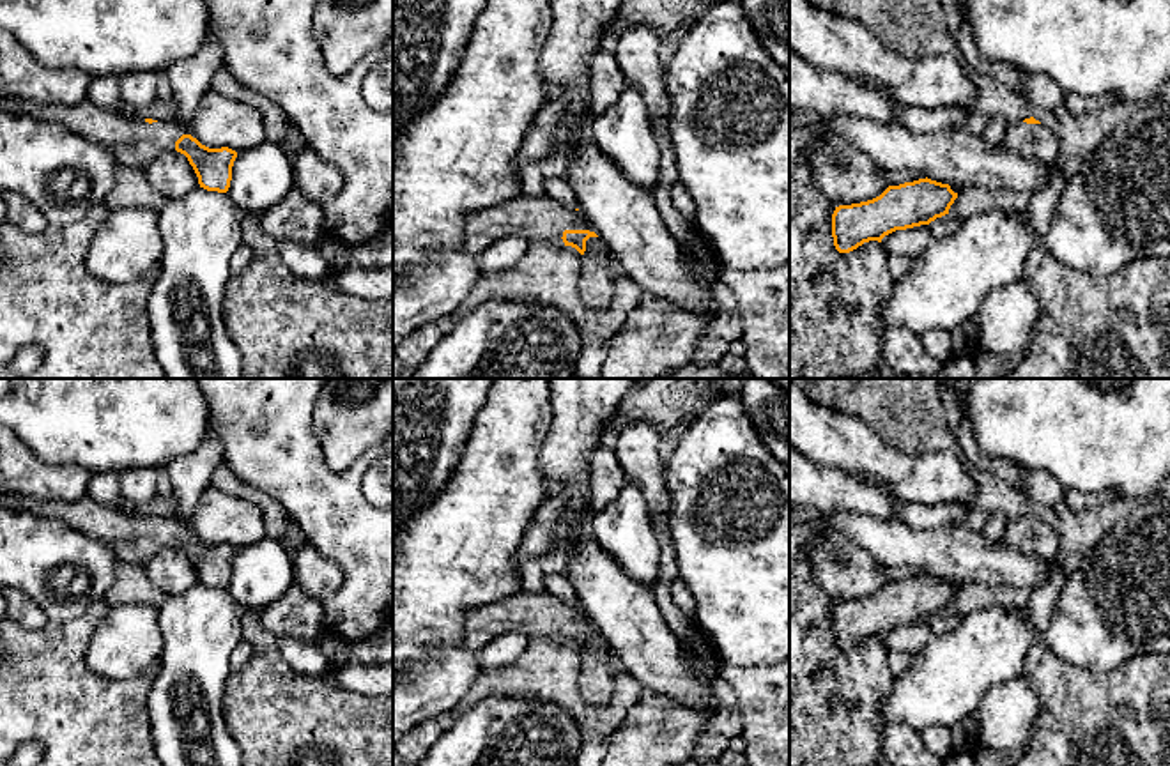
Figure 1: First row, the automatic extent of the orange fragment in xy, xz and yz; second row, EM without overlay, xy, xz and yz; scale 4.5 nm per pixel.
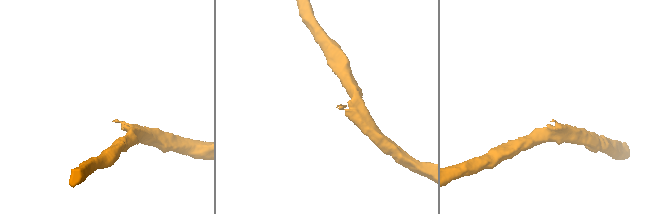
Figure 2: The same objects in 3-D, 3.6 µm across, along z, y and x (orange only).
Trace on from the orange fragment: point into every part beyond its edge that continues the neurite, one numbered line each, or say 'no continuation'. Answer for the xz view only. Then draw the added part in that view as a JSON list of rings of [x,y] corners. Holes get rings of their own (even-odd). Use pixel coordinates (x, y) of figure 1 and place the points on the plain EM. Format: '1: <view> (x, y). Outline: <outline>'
1: xz (544, 616). Outline: [[[519,591],[510,598],[471,609],[466,617],[466,647],[480,651],[503,633],[526,633],[529,637],[565,642],[565,626],[589,626],[584,609],[573,607],[550,593],[529,594]]]

